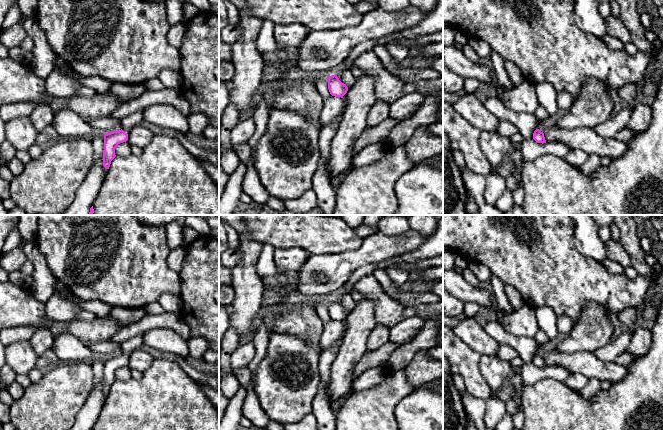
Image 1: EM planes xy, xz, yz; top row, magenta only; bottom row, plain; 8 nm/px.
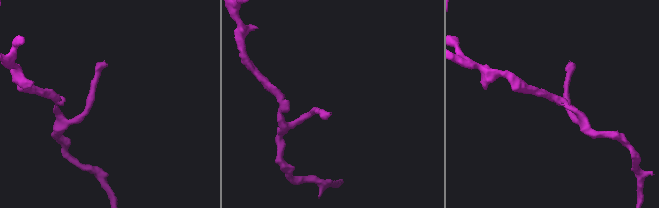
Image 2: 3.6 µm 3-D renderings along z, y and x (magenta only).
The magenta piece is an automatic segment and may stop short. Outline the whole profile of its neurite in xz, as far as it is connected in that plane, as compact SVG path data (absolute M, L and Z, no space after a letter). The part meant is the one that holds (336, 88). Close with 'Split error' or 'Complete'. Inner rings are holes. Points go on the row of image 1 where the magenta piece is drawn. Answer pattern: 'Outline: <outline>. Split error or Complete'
Outline: M336 75L327 78L328 89L332 96L341 97L347 93L348 87L342 83Z. Complete

